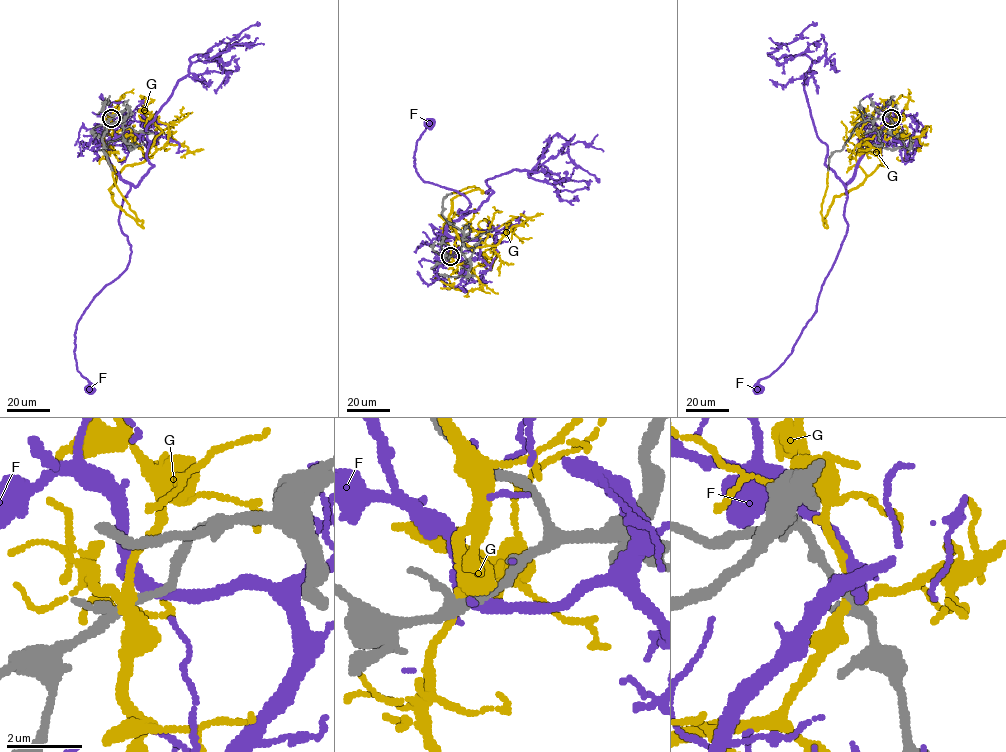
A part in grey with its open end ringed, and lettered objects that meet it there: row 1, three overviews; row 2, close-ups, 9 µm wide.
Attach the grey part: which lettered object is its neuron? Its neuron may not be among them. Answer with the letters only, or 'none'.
G

